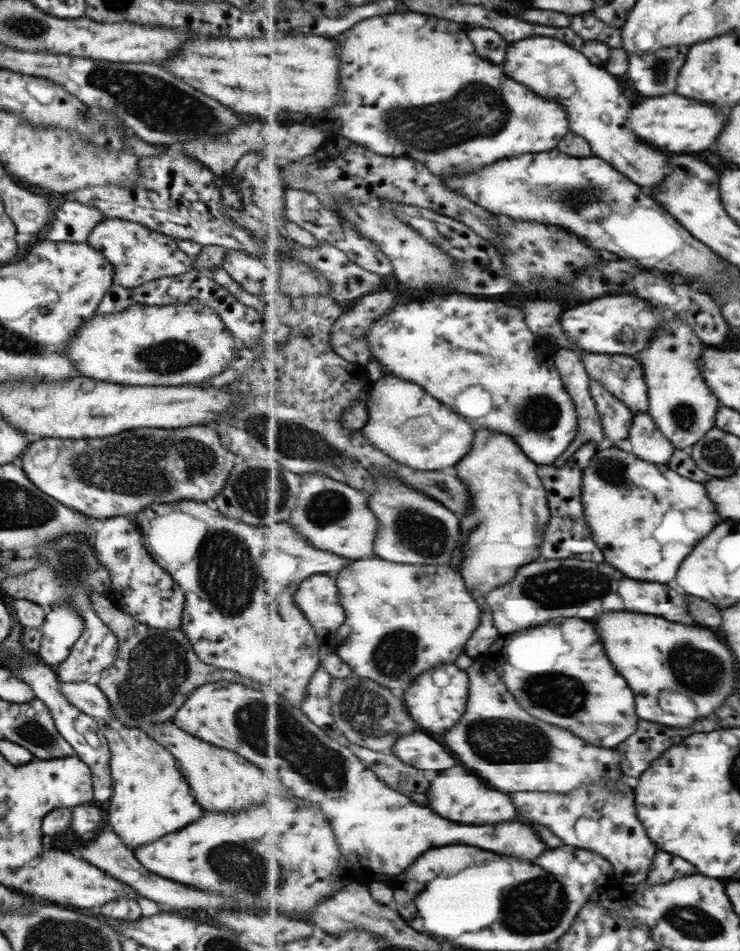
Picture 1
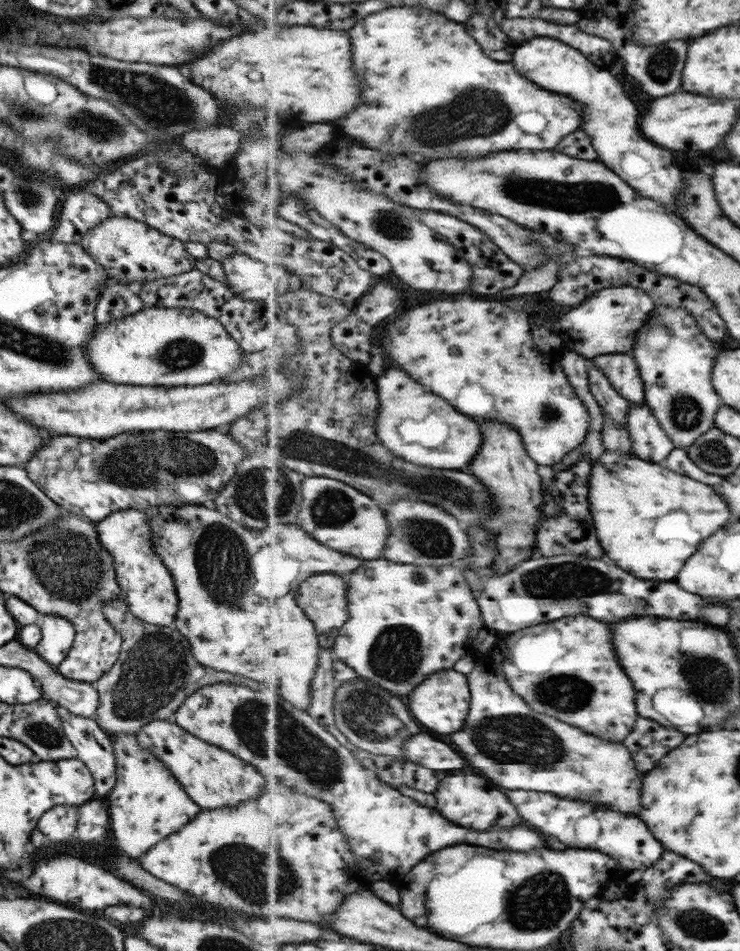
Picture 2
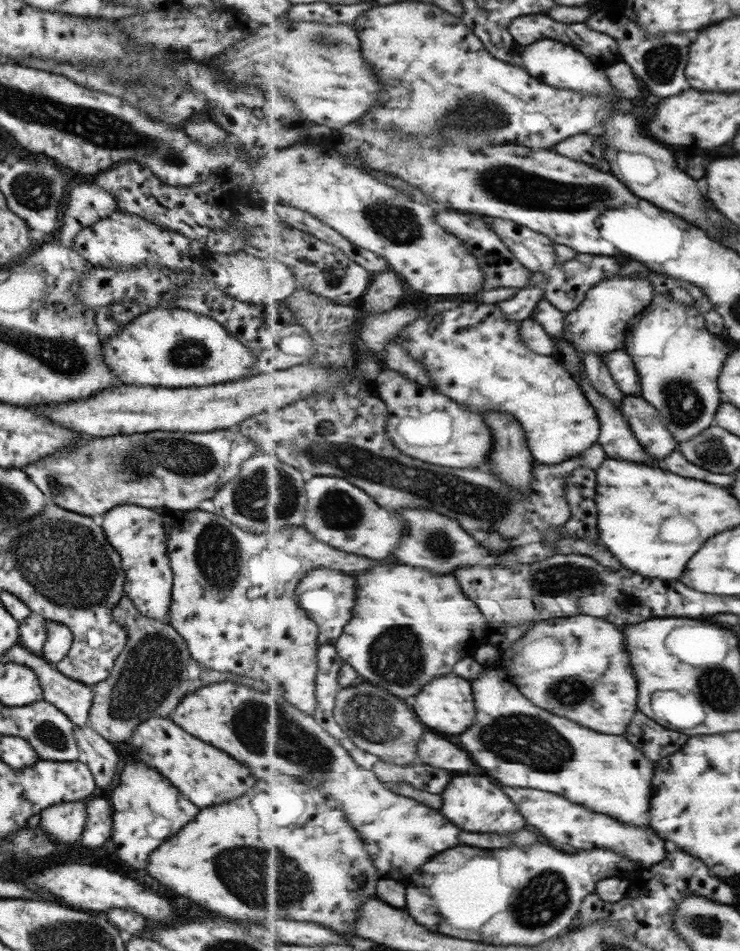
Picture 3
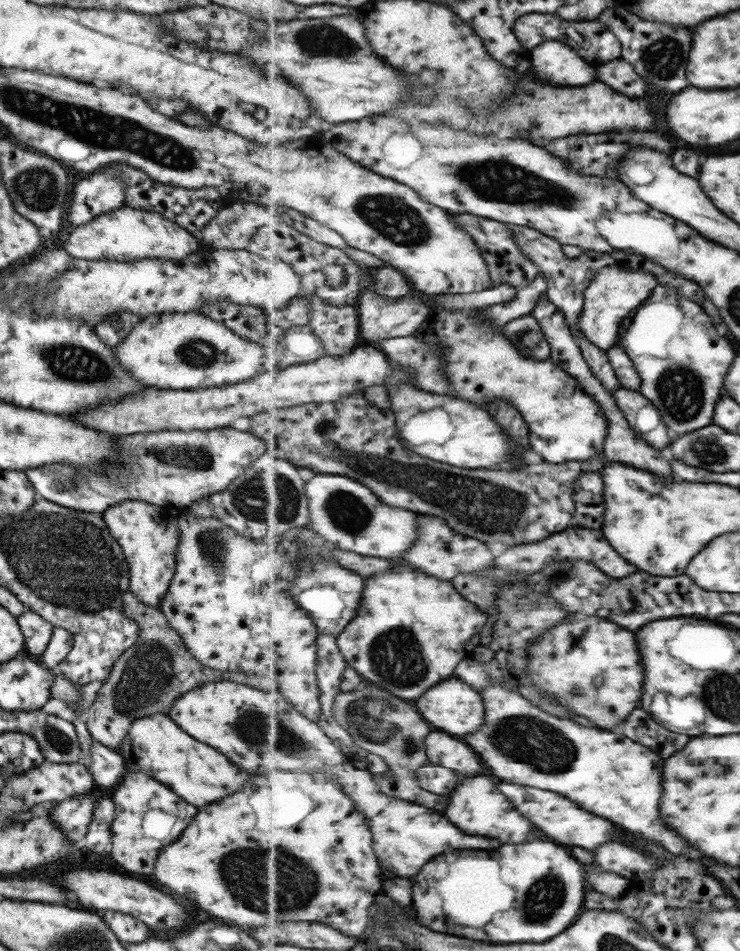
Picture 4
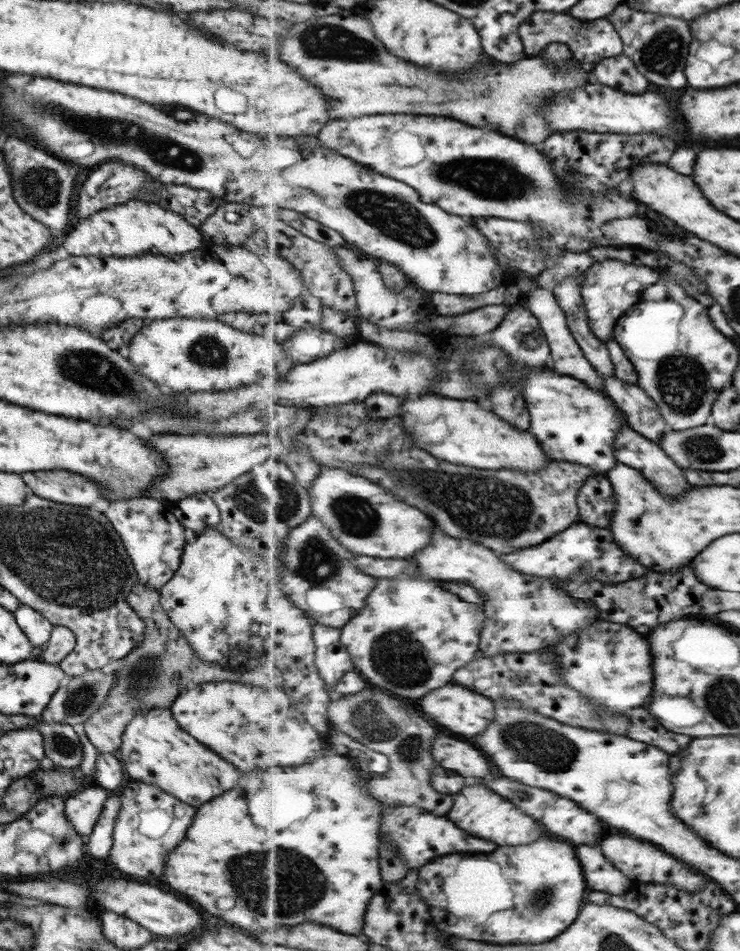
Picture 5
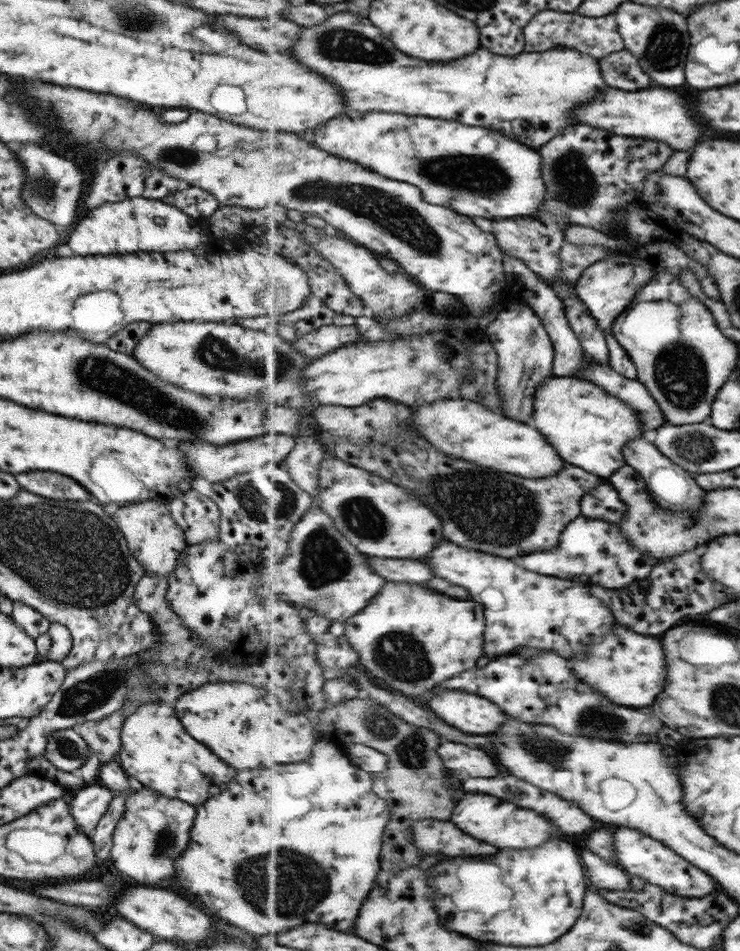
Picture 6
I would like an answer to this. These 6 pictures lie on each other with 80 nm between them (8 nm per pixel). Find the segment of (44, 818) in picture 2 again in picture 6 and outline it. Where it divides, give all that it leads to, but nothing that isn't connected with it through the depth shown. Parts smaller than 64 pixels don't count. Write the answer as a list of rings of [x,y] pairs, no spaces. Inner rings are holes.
[[[99,784],[81,786],[78,792],[69,800],[68,811],[73,817],[78,829],[88,836],[93,832],[97,821],[107,808],[111,797],[116,794]]]

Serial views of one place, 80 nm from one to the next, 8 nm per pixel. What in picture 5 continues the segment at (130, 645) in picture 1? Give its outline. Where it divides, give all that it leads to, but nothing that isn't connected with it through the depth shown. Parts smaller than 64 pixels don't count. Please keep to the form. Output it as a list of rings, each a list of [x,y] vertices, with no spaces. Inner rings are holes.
[[[134,584],[127,593],[126,603],[143,621],[144,639],[114,665],[114,681],[108,690],[104,705],[82,723],[82,731],[96,748],[97,753],[116,753],[121,744],[123,730],[136,714],[145,714],[152,708],[167,709],[183,688],[183,679],[197,682],[241,682],[263,689],[283,688],[284,676],[277,667],[260,666],[251,672],[233,672],[201,660],[187,644],[186,638],[173,626],[158,601],[159,588],[146,588]]]

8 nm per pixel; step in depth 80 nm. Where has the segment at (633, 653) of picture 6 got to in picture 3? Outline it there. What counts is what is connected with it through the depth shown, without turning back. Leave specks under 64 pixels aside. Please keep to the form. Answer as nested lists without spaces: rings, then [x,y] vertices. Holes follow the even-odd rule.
[[[587,614],[552,618],[548,622],[539,622],[527,632],[519,642],[501,651],[506,659],[506,666],[511,669],[510,679],[518,689],[531,702],[553,714],[569,718],[603,734],[623,736],[639,706],[639,686],[629,654],[625,650],[623,632],[603,618]]]

